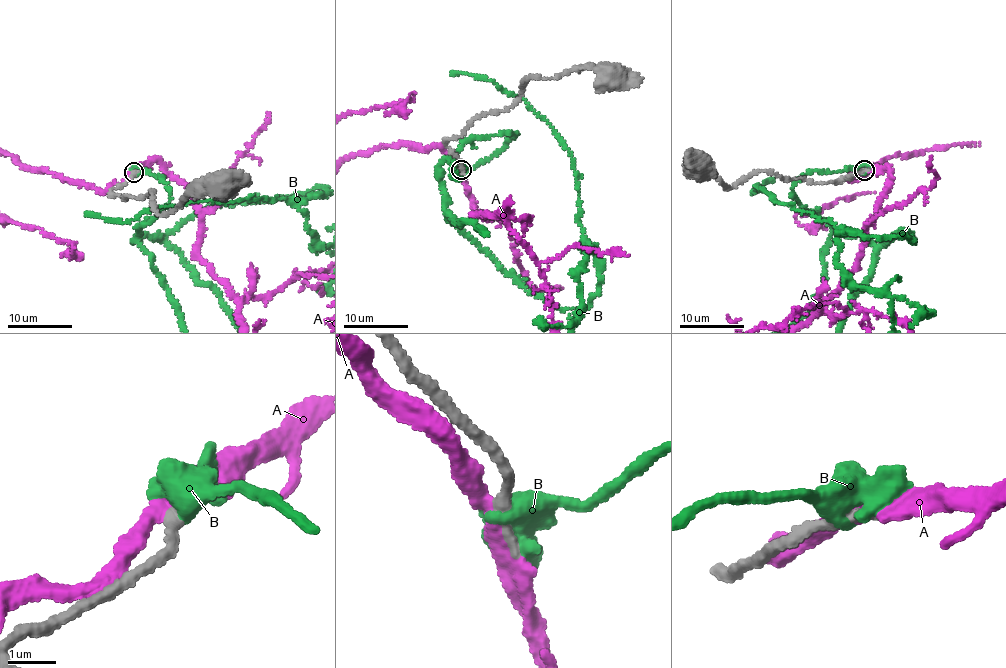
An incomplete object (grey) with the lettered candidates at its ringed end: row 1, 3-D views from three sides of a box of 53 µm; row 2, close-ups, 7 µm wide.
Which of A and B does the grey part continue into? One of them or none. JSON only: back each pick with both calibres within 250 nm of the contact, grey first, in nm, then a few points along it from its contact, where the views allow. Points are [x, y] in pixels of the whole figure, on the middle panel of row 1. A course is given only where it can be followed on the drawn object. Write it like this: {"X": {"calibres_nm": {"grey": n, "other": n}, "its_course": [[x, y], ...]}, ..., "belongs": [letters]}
{"A": {"calibres_nm": {"grey": 300, "other": 360}}, "belongs": ["A"]}

